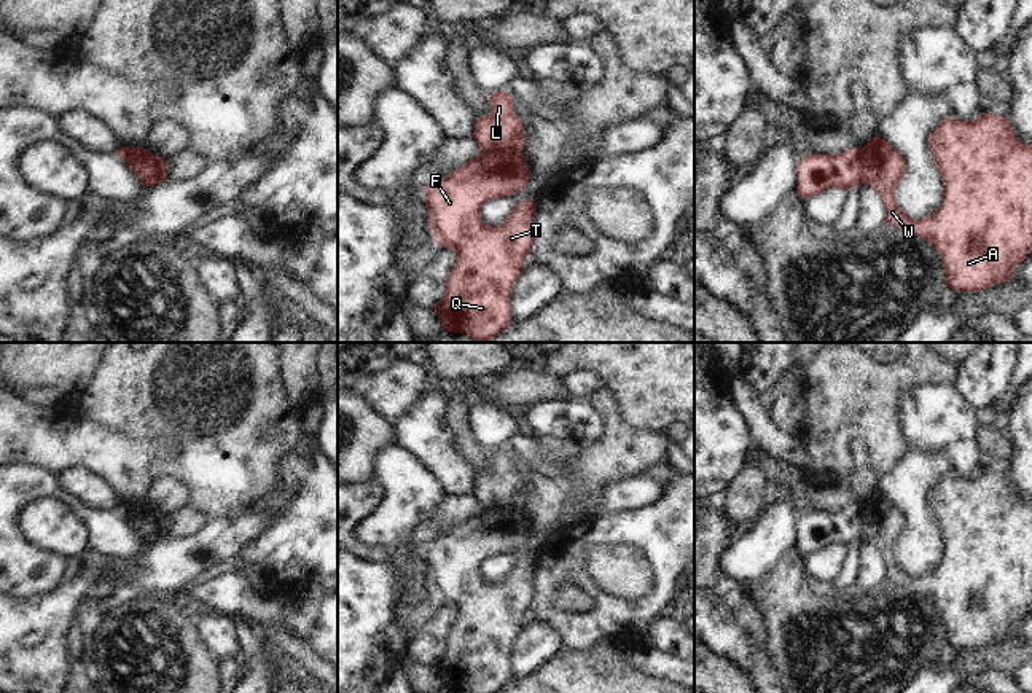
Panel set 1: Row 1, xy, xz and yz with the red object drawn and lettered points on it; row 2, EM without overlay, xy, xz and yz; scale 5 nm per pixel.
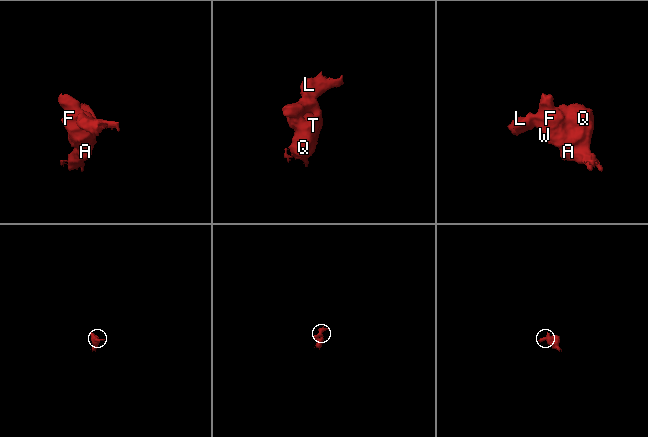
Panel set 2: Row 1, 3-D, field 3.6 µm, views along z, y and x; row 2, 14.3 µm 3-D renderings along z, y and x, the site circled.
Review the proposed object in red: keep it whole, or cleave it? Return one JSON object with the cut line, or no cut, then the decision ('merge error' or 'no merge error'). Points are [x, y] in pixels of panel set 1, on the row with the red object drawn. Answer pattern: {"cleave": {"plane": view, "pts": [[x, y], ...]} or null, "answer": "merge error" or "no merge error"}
{"cleave": {"plane": "xy", "pts": [[164, 164], [144, 163], [136, 174]]}, "answer": "merge error"}

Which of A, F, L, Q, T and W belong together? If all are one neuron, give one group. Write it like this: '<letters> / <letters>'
A F Q T W / L

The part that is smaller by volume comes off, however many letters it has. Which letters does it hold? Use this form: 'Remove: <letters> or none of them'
Remove: L

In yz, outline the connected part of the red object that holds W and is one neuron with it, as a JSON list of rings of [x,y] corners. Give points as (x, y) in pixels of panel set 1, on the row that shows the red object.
[[[981,113],[973,121],[956,116],[943,119],[928,135],[928,150],[936,172],[943,182],[943,201],[940,207],[921,220],[911,220],[895,198],[897,186],[906,170],[906,159],[884,139],[873,137],[860,150],[863,183],[871,186],[885,207],[885,221],[932,244],[943,260],[944,280],[949,288],[959,292],[979,292],[995,284],[1005,284],[1018,264],[1032,250],[1032,145],[1021,142],[1007,116]]]

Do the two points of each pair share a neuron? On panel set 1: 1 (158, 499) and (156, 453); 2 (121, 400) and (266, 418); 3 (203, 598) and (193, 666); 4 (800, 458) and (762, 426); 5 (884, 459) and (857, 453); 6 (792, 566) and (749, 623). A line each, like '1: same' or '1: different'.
1: different
2: same
3: different
4: same
5: different
6: different

